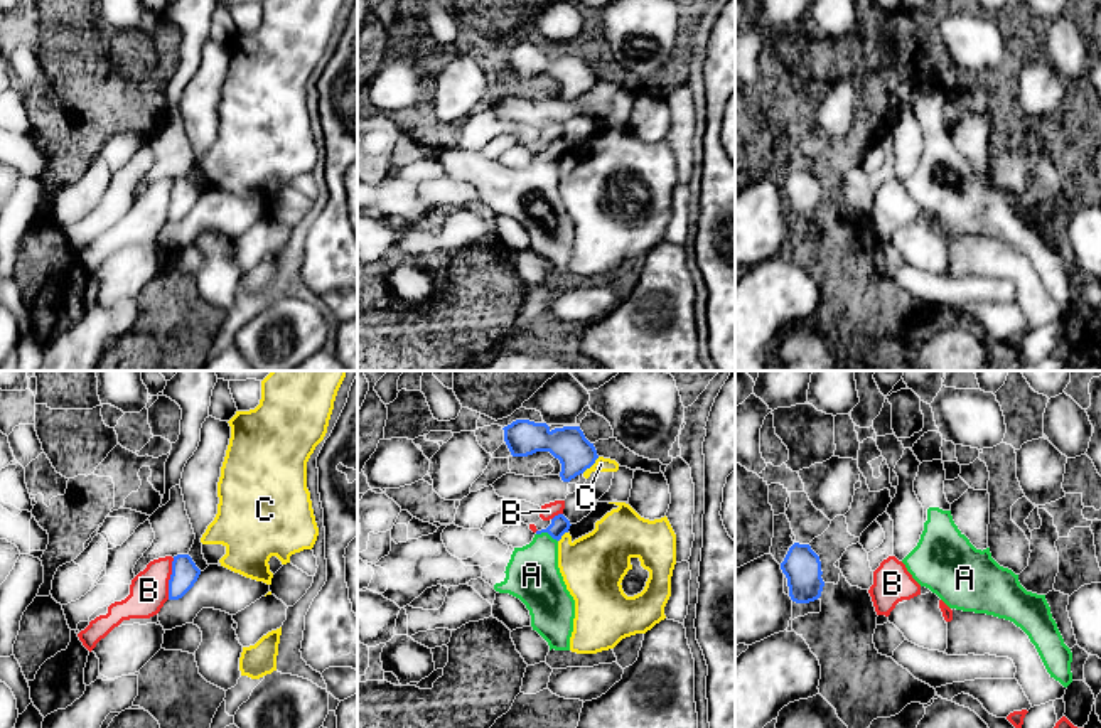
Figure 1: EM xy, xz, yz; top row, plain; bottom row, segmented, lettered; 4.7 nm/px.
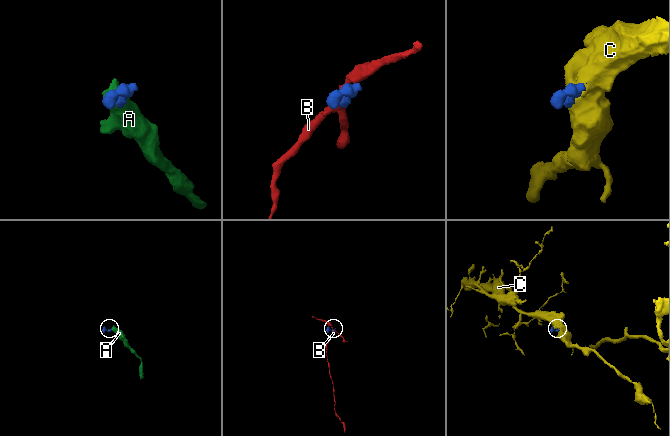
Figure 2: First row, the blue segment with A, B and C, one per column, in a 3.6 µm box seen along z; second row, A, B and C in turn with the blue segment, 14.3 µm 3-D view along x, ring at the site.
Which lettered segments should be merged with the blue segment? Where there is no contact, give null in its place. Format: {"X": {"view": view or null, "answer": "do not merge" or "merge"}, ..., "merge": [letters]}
{"A": {"view": "xz", "answer": "merge"}, "B": {"view": "xy", "answer": "do not merge"}, "C": {"view": "xz", "answer": "do not merge"}, "merge": ["A"]}

